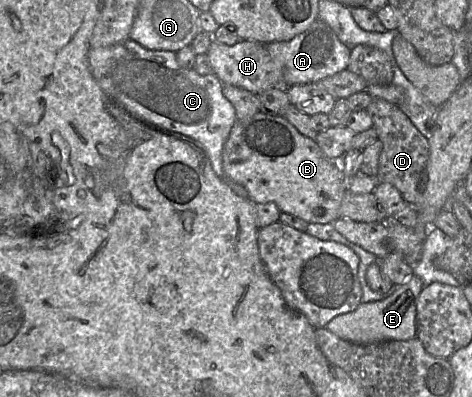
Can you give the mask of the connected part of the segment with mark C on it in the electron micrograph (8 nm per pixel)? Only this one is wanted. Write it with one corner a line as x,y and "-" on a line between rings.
132,39
90,48
90,71
101,89
135,118
155,127
182,134
197,142
206,152
214,172
224,177
222,153
230,130
236,121
233,105
222,94
223,84
214,74
200,75
193,68
181,67
173,51
146,49

